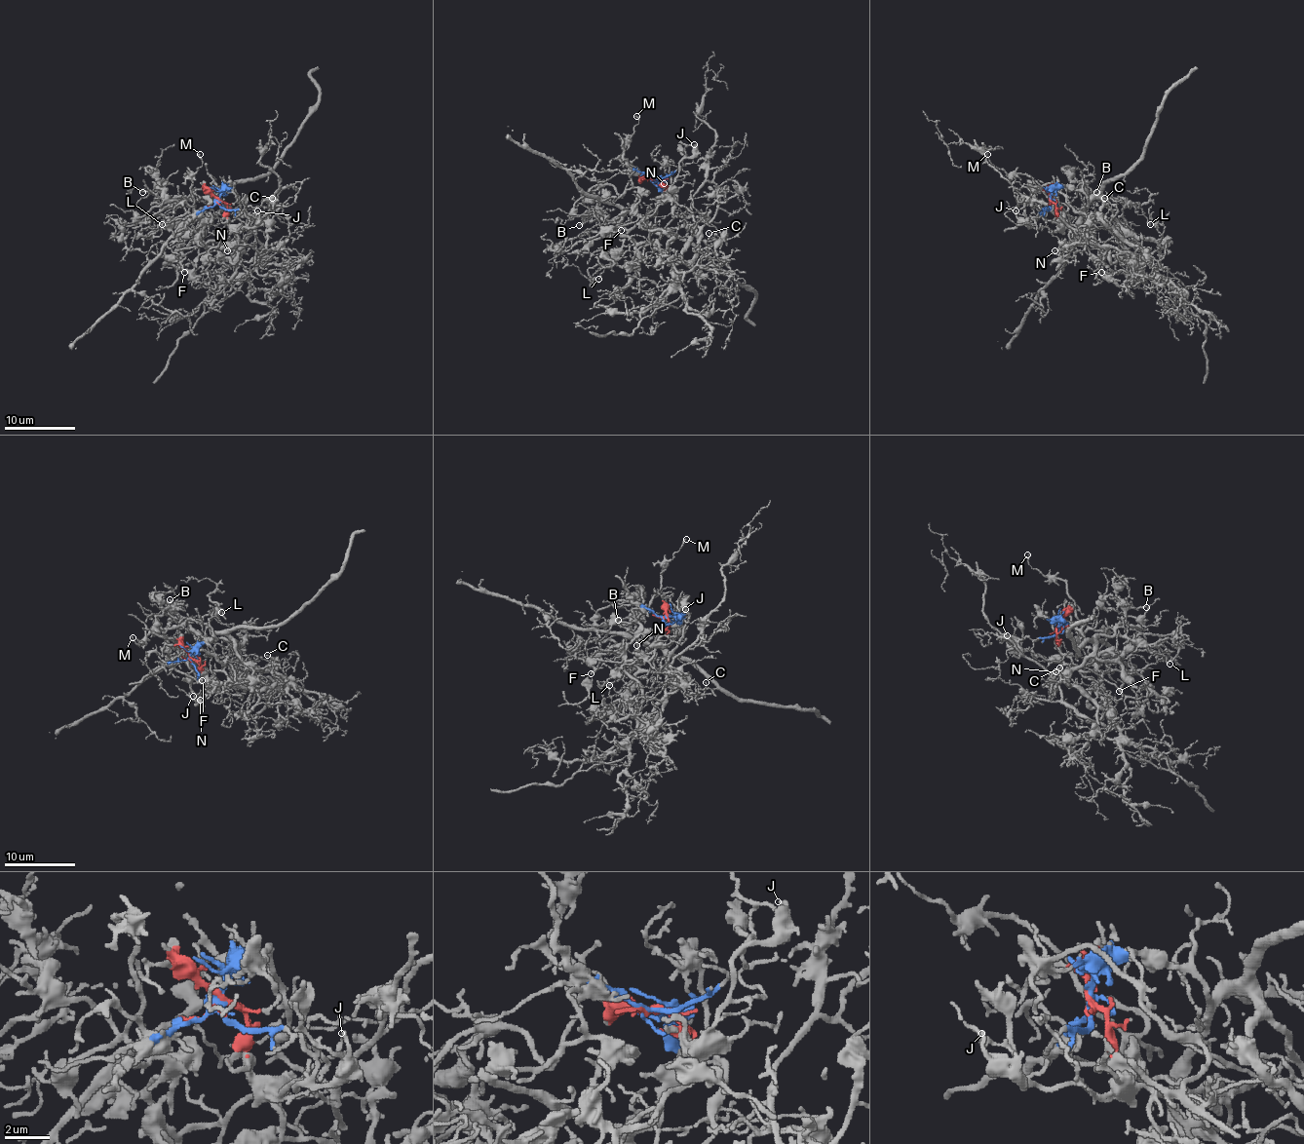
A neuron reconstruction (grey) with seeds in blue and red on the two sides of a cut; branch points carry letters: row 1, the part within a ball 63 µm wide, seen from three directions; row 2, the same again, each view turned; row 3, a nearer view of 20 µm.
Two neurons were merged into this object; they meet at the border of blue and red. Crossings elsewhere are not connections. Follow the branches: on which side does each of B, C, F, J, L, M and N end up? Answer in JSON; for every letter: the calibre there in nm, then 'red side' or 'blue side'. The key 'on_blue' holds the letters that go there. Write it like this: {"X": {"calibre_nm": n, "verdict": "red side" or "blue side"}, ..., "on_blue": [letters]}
{"B": {"calibre_nm": 190, "verdict": "blue side"}, "C": {"calibre_nm": 120, "verdict": "blue side"}, "F": {"calibre_nm": 180, "verdict": "red side"}, "J": {"calibre_nm": 140, "verdict": "red side"}, "L": {"calibre_nm": 150, "verdict": "blue side"}, "M": {"calibre_nm": 130, "verdict": "red side"}, "N": {"calibre_nm": 170, "verdict": "red side"}, "on_blue": ["B", "C", "L"]}

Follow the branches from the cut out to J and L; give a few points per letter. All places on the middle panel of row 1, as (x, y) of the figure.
J: (653, 177), (666, 188), (672, 183), (679, 164), (689, 158), (694, 143)
L: (653, 177), (659, 183), (660, 194), (657, 213), (642, 218), (627, 235), (621, 254), (605, 267), (597, 279)

